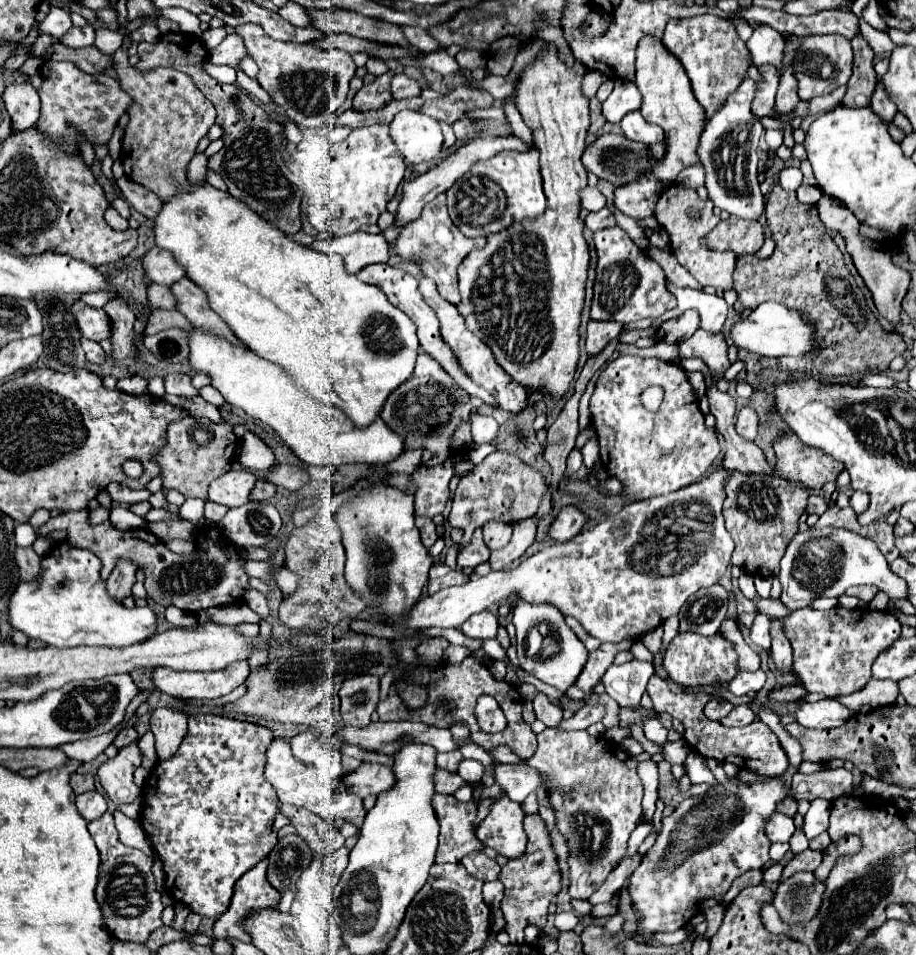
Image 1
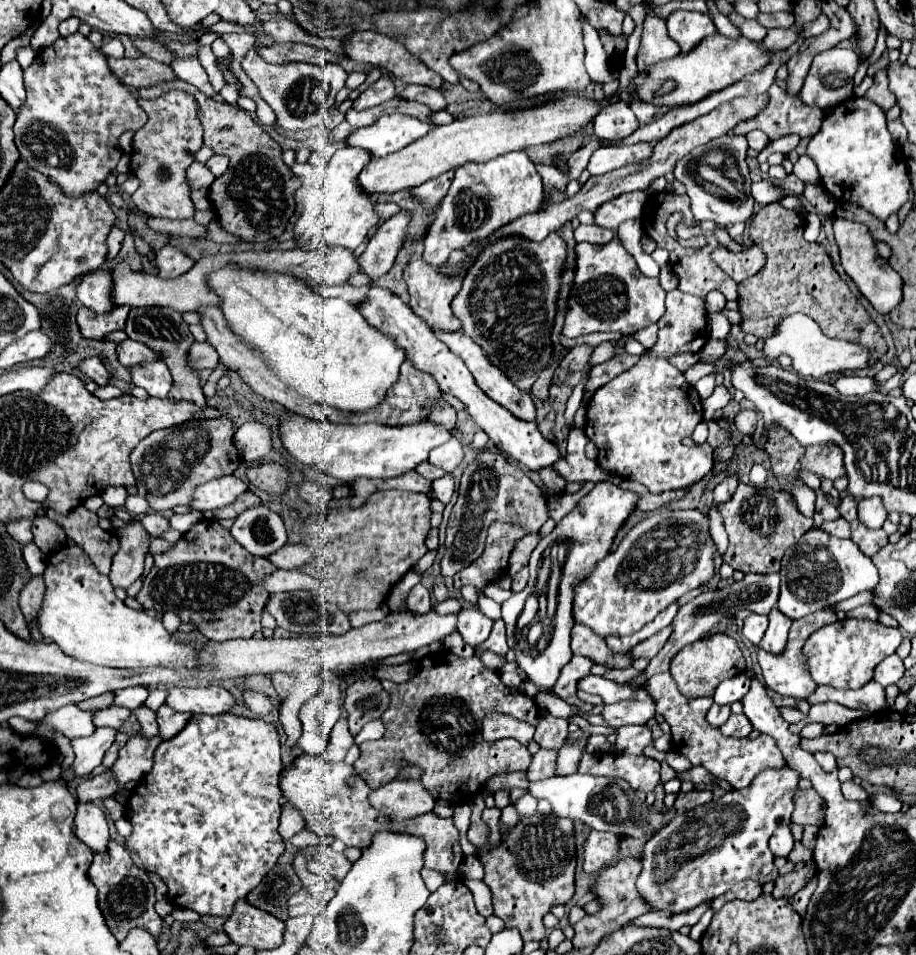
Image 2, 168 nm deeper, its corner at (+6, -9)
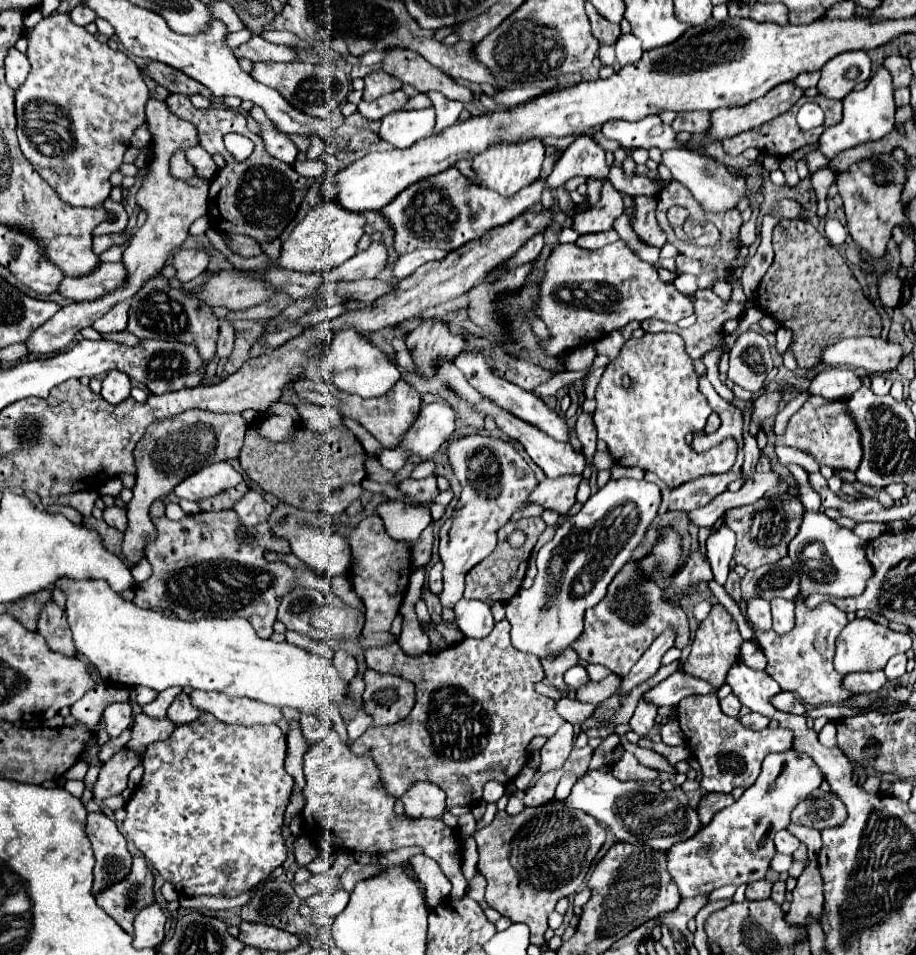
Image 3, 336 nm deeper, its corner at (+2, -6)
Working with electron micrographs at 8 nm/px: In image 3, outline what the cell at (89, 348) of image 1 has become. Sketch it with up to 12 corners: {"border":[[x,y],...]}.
{"border":[[109,373],[101,395],[109,403],[125,401],[131,381],[125,373]]}

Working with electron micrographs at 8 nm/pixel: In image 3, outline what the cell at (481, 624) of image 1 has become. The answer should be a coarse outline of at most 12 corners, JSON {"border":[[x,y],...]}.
{"border":[[461,599],[455,621],[465,637],[487,637],[495,623],[487,603]]}

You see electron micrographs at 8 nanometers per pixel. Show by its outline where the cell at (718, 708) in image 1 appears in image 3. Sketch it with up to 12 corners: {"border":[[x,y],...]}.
{"border":[[731,693],[721,699],[725,715],[737,717],[741,703]]}

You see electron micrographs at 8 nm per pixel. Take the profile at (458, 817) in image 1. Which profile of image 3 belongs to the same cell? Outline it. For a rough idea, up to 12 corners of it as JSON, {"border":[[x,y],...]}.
{"border":[[335,729],[305,753],[301,811],[351,853],[419,845],[465,897],[447,825],[391,813],[377,763]]}

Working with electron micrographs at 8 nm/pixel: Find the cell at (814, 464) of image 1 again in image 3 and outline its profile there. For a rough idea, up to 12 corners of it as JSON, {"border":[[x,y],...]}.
{"border":[[811,395],[775,445],[835,471],[863,447],[845,399]]}

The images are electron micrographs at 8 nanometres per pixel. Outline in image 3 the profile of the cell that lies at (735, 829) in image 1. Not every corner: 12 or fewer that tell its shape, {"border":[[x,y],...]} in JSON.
{"border":[[807,753],[667,851],[687,899],[763,879],[775,833],[823,779]]}

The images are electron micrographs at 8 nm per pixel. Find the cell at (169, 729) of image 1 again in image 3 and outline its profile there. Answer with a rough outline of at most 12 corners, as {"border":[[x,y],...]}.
{"border":[[187,693],[175,697],[167,717],[175,725],[191,723],[203,711]]}

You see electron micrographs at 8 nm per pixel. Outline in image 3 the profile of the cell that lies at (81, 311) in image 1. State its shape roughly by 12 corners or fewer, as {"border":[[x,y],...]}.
{"border":[[127,303],[115,305],[111,313],[95,321],[99,333],[127,329]]}

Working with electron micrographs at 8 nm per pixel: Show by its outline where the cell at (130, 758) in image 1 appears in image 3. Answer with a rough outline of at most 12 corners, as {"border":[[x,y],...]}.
{"border":[[139,713],[127,747],[145,753],[167,739],[175,725],[167,717]]}

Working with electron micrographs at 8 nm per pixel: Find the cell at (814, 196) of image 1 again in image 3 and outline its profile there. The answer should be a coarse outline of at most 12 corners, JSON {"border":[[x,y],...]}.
{"border":[[755,203],[751,219],[743,223],[737,235],[739,247],[753,245],[757,237],[757,213]]}

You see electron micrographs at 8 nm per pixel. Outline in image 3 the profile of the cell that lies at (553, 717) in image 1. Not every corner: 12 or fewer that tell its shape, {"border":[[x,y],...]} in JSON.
{"border":[[573,725],[541,747],[541,773],[557,771],[573,749]]}

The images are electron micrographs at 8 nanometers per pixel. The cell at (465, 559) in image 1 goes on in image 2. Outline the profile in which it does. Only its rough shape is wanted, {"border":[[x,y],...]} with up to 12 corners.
{"border":[[503,522],[487,530],[483,554],[453,576],[483,588],[505,572],[513,544],[525,532]]}

